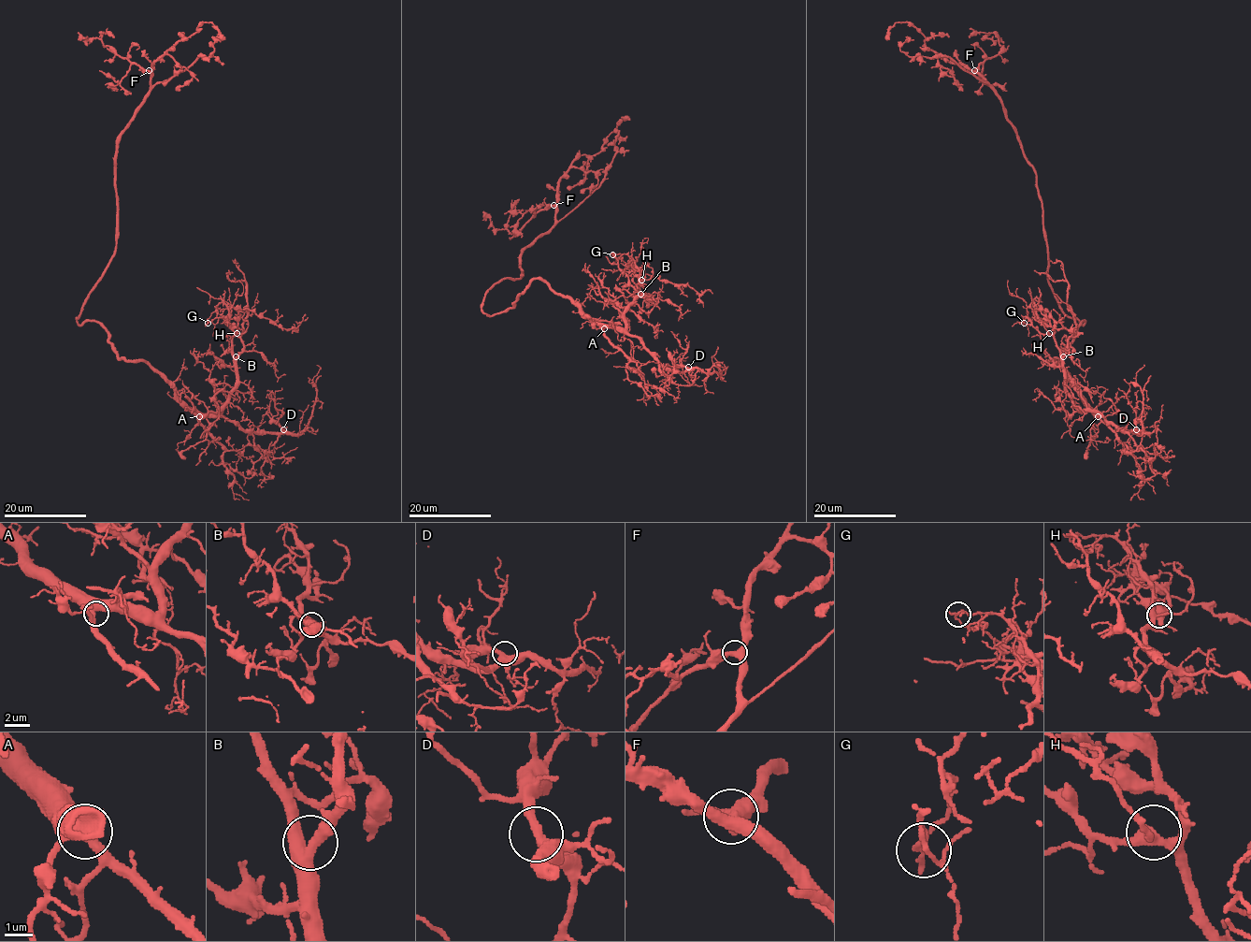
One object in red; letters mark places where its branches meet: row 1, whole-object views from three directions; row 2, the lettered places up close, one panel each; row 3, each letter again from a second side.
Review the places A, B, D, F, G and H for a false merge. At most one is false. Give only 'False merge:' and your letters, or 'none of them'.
False merge: G

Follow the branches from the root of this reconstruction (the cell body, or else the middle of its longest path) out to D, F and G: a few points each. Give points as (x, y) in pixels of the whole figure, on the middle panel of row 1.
D: (482, 302), (485, 313), (499, 314), (542, 279), (594, 323), (634, 335), (662, 365), (688, 367)
F: (482, 302), (486, 292), (500, 280), (521, 277), (521, 253), (552, 227), (555, 212), (553, 205)
G: (482, 302), (499, 314), (542, 279), (594, 323), (623, 328), (639, 268), (612, 254)

